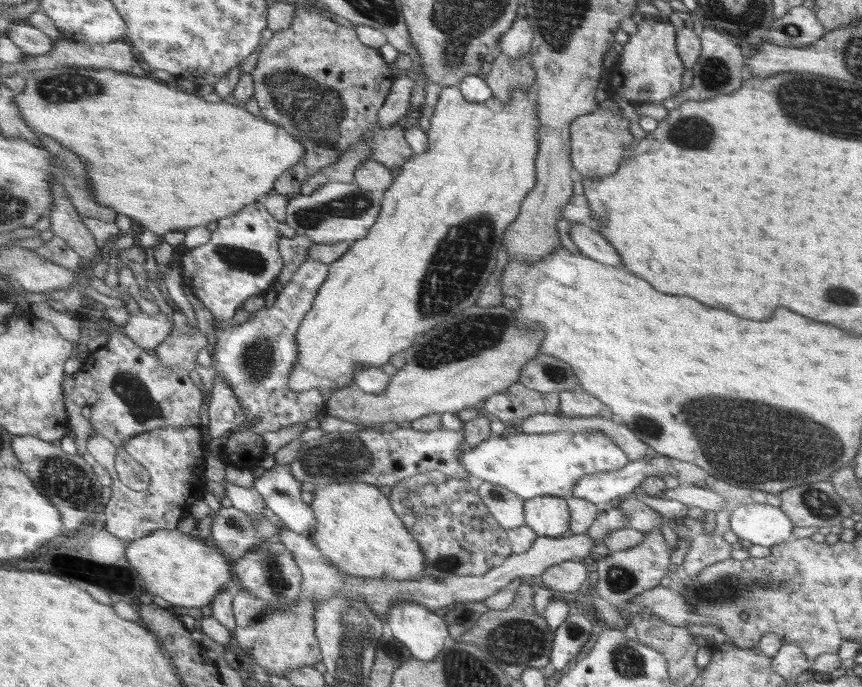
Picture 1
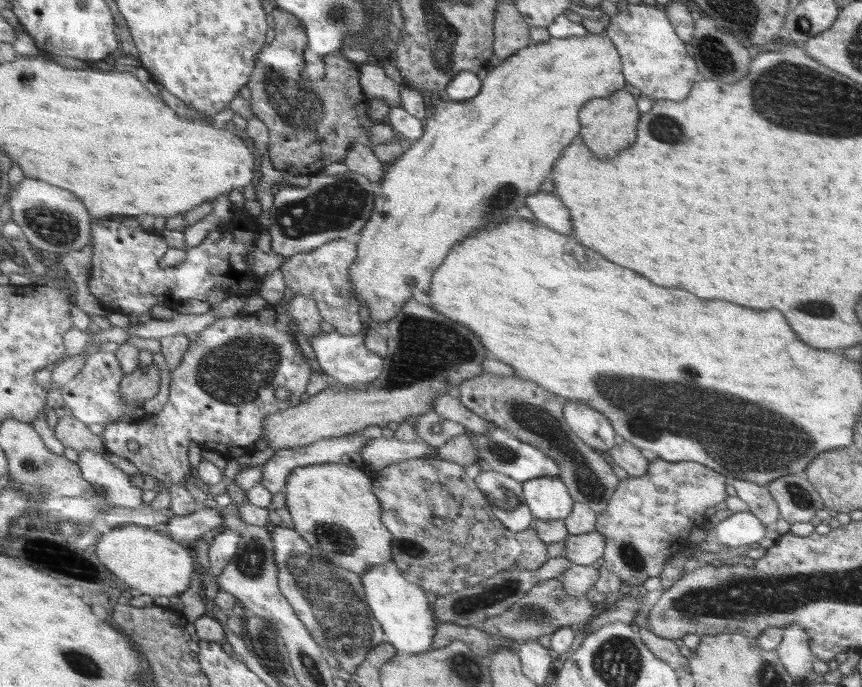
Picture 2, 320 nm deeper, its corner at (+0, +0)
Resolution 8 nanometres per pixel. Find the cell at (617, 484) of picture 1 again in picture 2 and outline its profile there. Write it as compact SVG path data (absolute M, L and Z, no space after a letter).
M498 427L483 435L480 433L474 433L468 430L468 428L465 429L466 434L470 435L473 442L476 444L475 451L478 454L478 460L487 462L489 468L494 472L505 474L521 483L545 476L559 478L558 465L553 457L542 452L541 449L536 448L534 445L528 444L526 441L520 442L517 437L514 437L506 429Z

